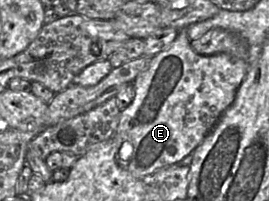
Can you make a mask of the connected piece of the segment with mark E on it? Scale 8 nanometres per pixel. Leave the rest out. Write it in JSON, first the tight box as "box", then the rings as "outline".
{"box":[113,28,249,180],"outline":[[[187,28],[179,30],[172,45],[151,58],[147,69],[138,74],[133,82],[133,101],[120,112],[113,136],[116,143],[116,162],[135,178],[148,180],[156,171],[177,164],[193,153],[233,103],[246,77],[249,65],[245,60],[227,53],[199,55],[193,50],[190,42]]]}

